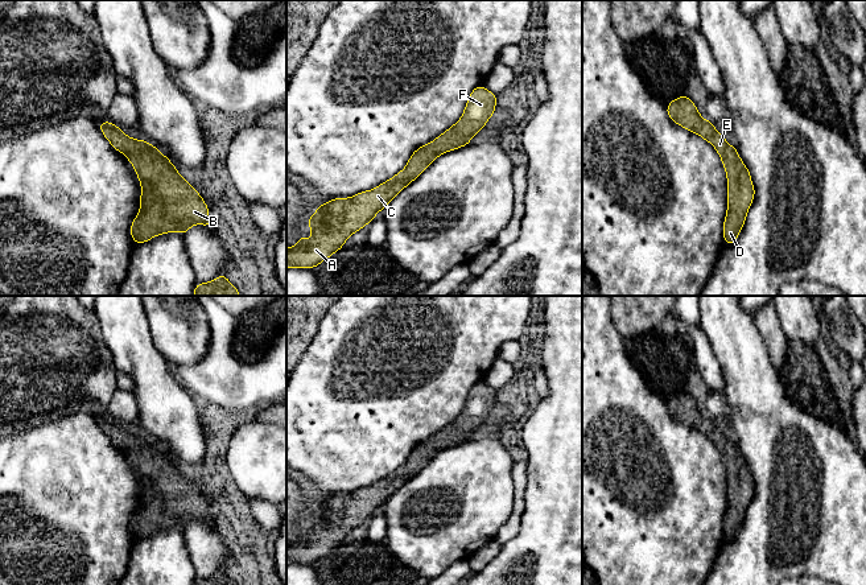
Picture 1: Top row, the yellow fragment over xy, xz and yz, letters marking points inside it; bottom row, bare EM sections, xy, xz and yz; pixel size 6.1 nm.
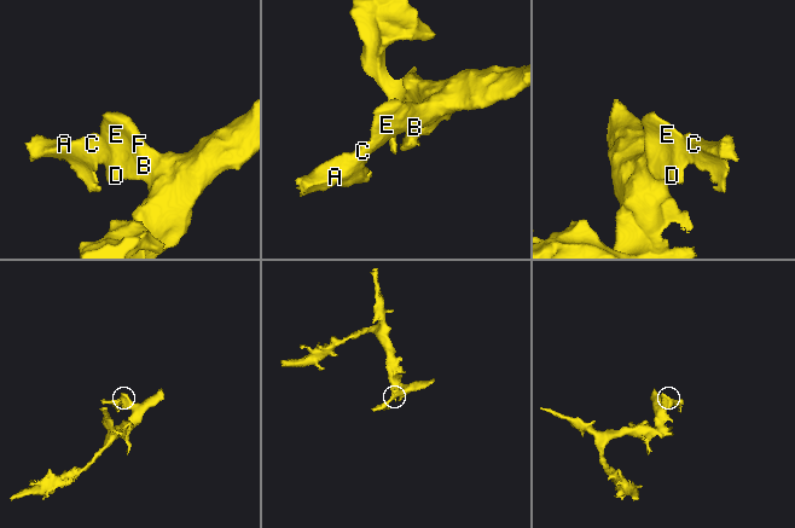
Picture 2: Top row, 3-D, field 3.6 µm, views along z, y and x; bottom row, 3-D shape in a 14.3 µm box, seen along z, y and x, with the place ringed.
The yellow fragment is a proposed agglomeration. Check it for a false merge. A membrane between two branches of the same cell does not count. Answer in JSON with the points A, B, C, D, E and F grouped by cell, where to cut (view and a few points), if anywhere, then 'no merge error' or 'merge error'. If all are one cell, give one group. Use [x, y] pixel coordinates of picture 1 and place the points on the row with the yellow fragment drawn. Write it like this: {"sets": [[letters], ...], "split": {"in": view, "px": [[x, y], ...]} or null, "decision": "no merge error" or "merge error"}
{"sets": [["A", "B", "C", "D", "E", "F"]], "split": null, "decision": "no merge error"}

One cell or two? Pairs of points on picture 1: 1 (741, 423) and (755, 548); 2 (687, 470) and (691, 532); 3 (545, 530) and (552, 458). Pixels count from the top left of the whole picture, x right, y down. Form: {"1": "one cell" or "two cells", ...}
{"1": "one cell", "2": "one cell", "3": "one cell"}

